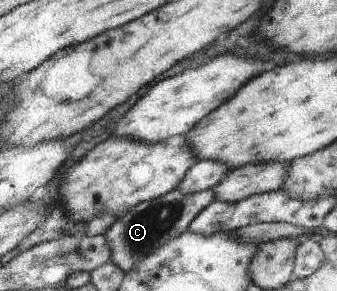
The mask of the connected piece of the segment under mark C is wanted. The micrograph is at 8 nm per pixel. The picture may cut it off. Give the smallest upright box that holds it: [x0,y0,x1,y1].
[104,188,214,274]

